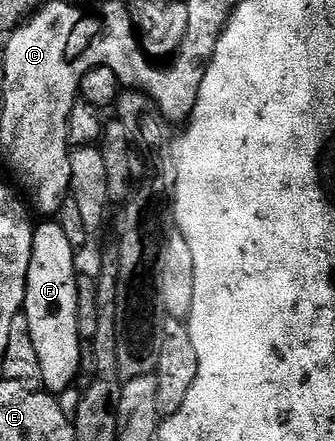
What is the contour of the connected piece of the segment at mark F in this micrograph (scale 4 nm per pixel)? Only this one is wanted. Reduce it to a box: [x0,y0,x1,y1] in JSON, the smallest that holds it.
[23,220,80,392]

